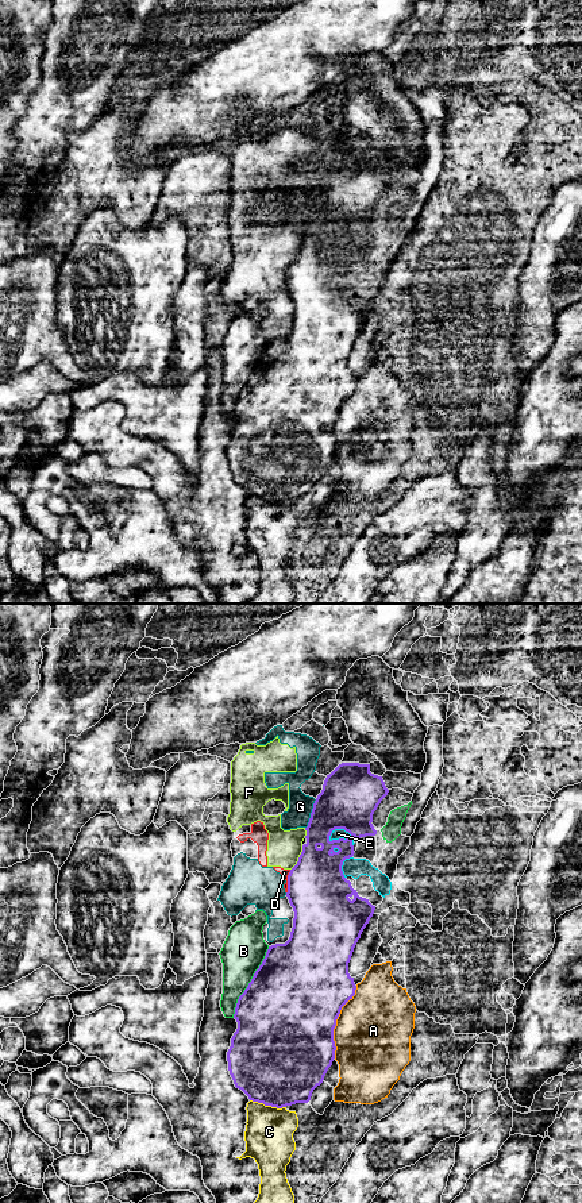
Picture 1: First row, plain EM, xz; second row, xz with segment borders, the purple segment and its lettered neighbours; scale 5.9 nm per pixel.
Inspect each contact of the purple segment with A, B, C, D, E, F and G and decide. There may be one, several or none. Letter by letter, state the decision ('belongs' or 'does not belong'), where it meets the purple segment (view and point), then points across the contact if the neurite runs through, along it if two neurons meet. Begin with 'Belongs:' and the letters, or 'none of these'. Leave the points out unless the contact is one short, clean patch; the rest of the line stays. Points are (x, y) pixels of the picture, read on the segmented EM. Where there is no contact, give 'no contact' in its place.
Belongs: none of these
A: does not belong; contact xz (335, 1022)
B: does not belong; contact xz (250, 982)
C: does not belong; contact xz (268, 1105)
D: does not belong; contact xz (288, 882); border xz (290, 870), (286, 893)
E: does not belong; contact xz (346, 831); border xz (331, 831), (345, 829), (351, 836), (353, 845)
F: does not belong; contact xz (299, 858); border xz (303, 845), (299, 860), (290, 870)
G: does not belong; contact xz (311, 814)

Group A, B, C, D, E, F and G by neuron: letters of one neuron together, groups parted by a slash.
A / B / C / D F G / E

